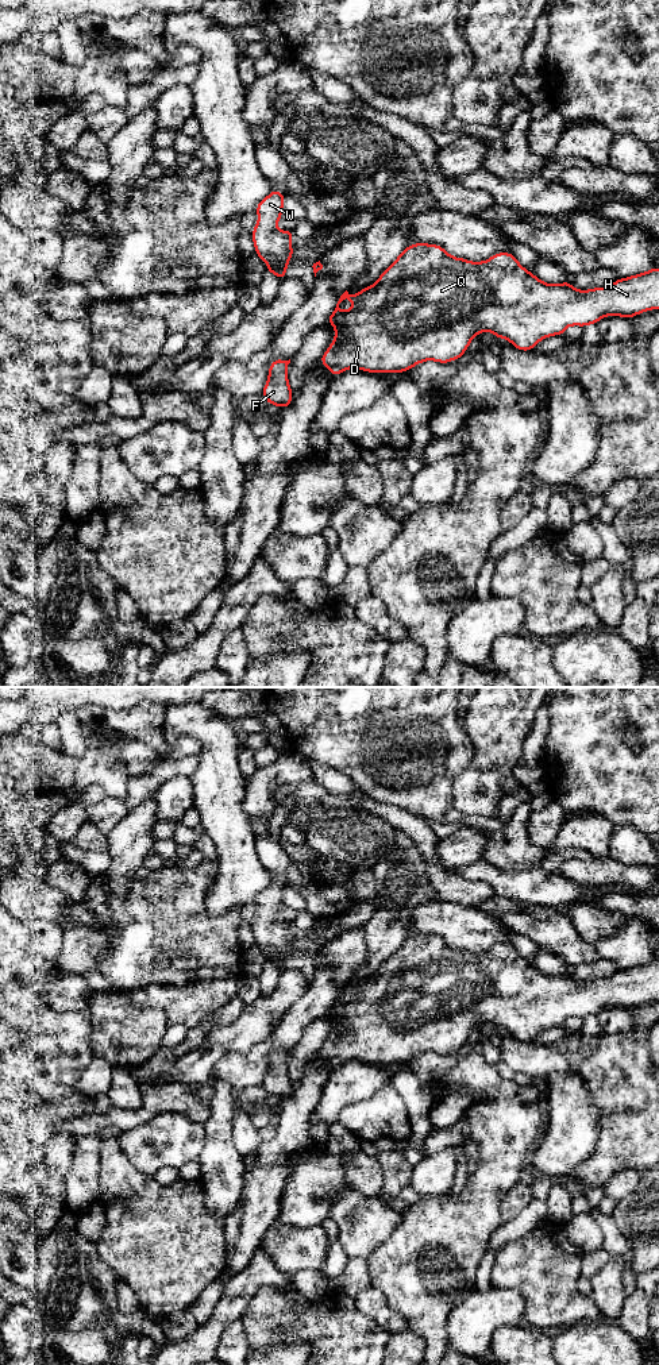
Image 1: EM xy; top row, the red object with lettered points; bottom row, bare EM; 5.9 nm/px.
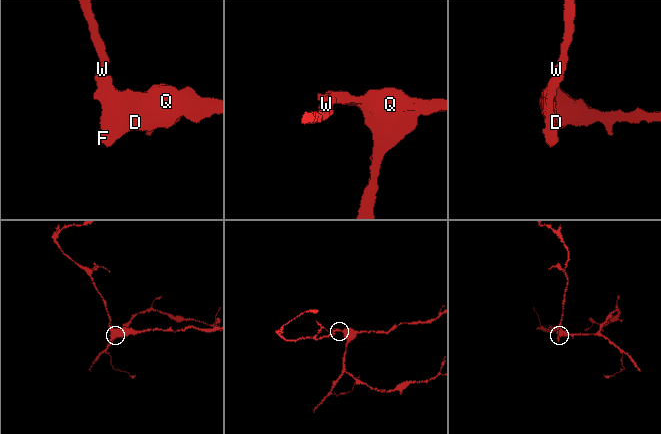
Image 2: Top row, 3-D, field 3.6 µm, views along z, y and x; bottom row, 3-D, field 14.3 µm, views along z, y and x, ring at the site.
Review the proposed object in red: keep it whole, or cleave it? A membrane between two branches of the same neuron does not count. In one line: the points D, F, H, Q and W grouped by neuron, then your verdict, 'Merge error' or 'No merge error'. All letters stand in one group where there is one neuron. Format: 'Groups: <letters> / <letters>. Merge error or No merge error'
Groups: D F H Q W. No merge error

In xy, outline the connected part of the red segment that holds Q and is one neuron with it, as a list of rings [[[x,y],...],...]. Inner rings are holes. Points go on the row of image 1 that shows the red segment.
[[[409,244],[398,258],[381,273],[377,282],[350,296],[346,290],[327,323],[335,327],[335,340],[327,348],[320,362],[334,377],[347,369],[361,369],[369,373],[404,373],[424,360],[448,363],[459,359],[475,335],[483,331],[498,339],[508,339],[513,347],[529,351],[544,338],[563,335],[570,325],[586,327],[597,324],[604,316],[633,317],[650,309],[659,309],[659,269],[618,278],[609,286],[578,290],[570,281],[550,285],[524,269],[510,252],[498,252],[483,262],[471,262],[450,255],[438,244]],[[343,300],[351,300],[350,311],[340,311]]]

